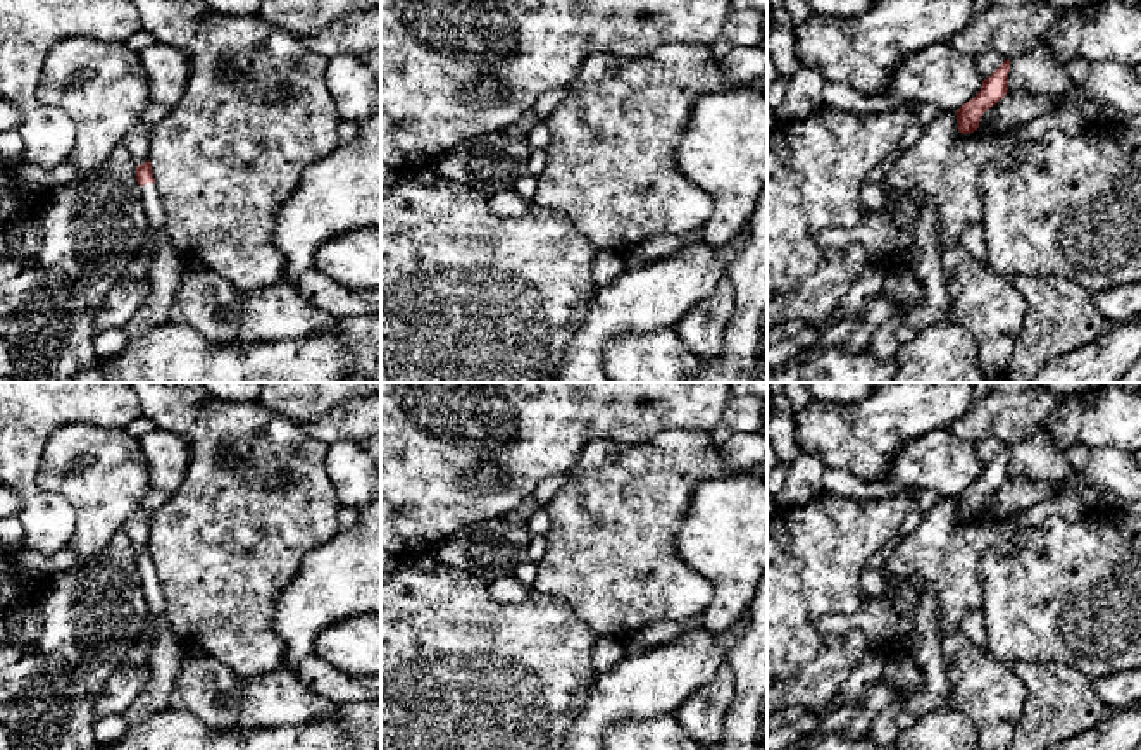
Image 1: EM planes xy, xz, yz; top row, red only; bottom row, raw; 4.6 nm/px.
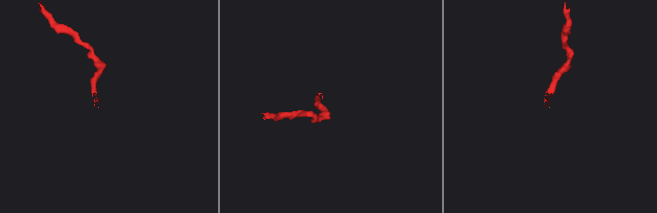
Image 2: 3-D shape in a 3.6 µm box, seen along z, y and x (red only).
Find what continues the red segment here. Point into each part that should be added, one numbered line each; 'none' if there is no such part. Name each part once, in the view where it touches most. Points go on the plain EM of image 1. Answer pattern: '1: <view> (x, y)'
1: xy (164, 656)

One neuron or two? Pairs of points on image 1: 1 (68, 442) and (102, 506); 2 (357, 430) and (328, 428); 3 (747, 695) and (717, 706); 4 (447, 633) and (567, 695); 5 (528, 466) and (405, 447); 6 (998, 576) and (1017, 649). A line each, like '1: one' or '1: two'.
1: one
2: one
3: two
4: one
5: one
6: one

